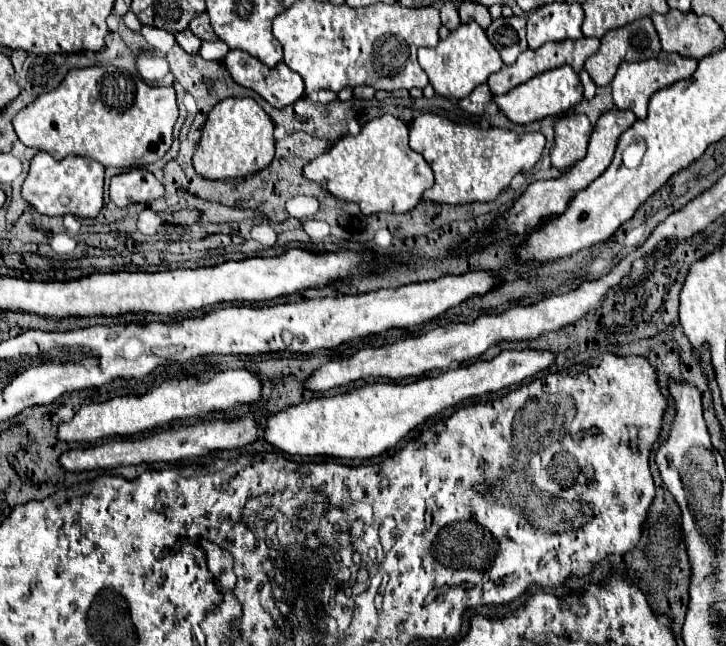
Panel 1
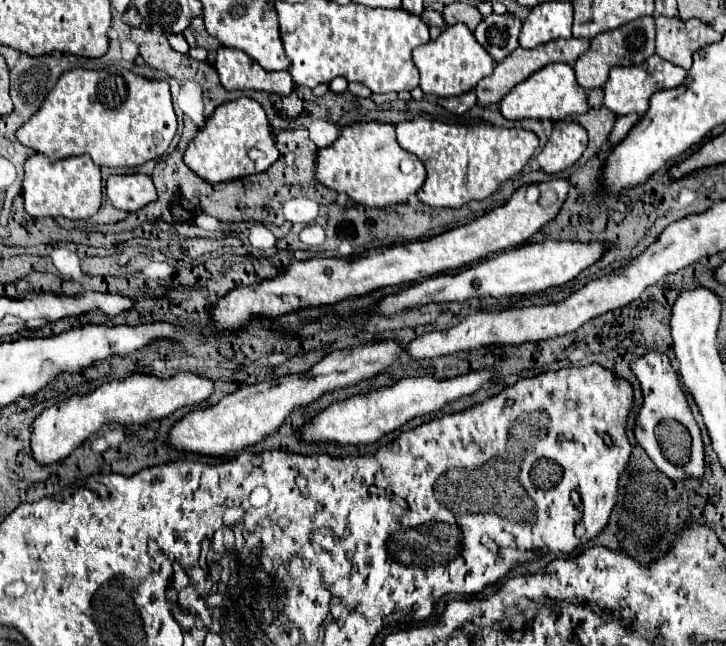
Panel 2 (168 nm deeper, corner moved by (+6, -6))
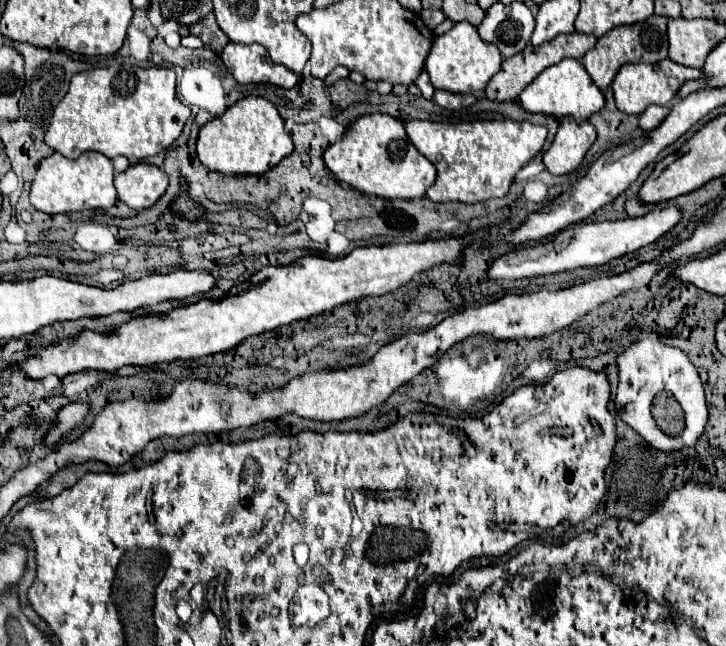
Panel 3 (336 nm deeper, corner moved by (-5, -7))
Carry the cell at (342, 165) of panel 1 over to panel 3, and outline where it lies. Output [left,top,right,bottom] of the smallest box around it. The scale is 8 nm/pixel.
[324,113,436,199]

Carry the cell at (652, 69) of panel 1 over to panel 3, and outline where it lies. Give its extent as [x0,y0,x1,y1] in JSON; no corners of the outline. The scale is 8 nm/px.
[612,59,702,115]

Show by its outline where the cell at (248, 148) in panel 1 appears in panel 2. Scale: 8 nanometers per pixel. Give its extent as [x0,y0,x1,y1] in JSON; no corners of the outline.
[185,98,279,182]

